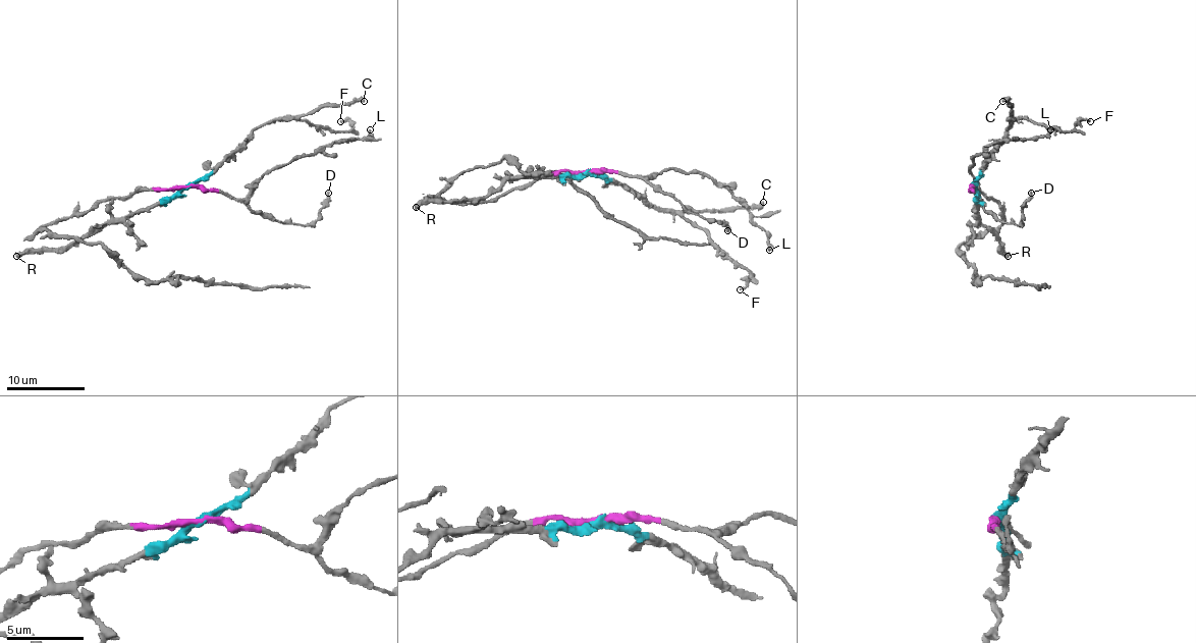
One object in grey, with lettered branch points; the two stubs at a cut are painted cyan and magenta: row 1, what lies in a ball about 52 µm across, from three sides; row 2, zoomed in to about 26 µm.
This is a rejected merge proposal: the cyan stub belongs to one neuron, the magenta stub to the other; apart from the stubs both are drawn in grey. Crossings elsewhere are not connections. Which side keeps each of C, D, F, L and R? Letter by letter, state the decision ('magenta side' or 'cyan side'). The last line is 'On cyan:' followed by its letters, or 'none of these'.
C: cyan side
D: magenta side
F: cyan side
L: magenta side
R: cyan side
On cyan: C, F, R

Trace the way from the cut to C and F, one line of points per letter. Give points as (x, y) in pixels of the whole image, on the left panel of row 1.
C: (186, 185), (204, 180), (245, 139), (266, 123), (308, 115), (325, 106), (364, 102)
F: (186, 185), (204, 180), (255, 129), (266, 123), (304, 119), (335, 131), (352, 127), (346, 119), (340, 121)

